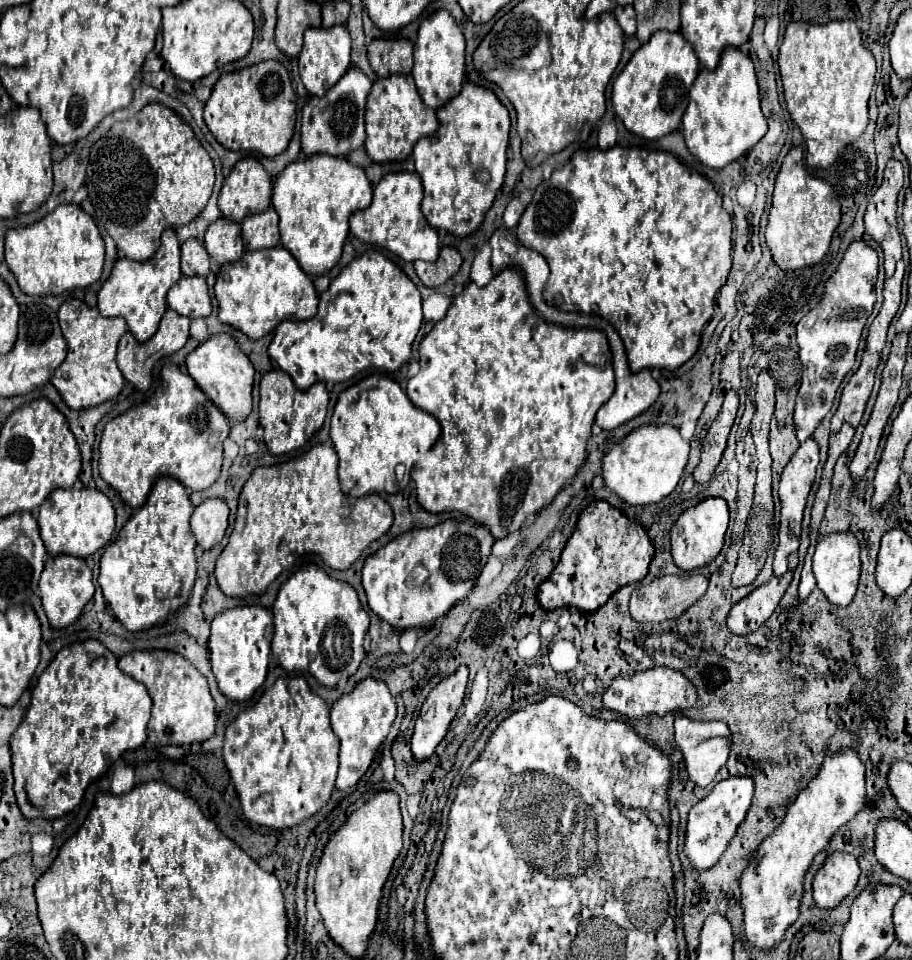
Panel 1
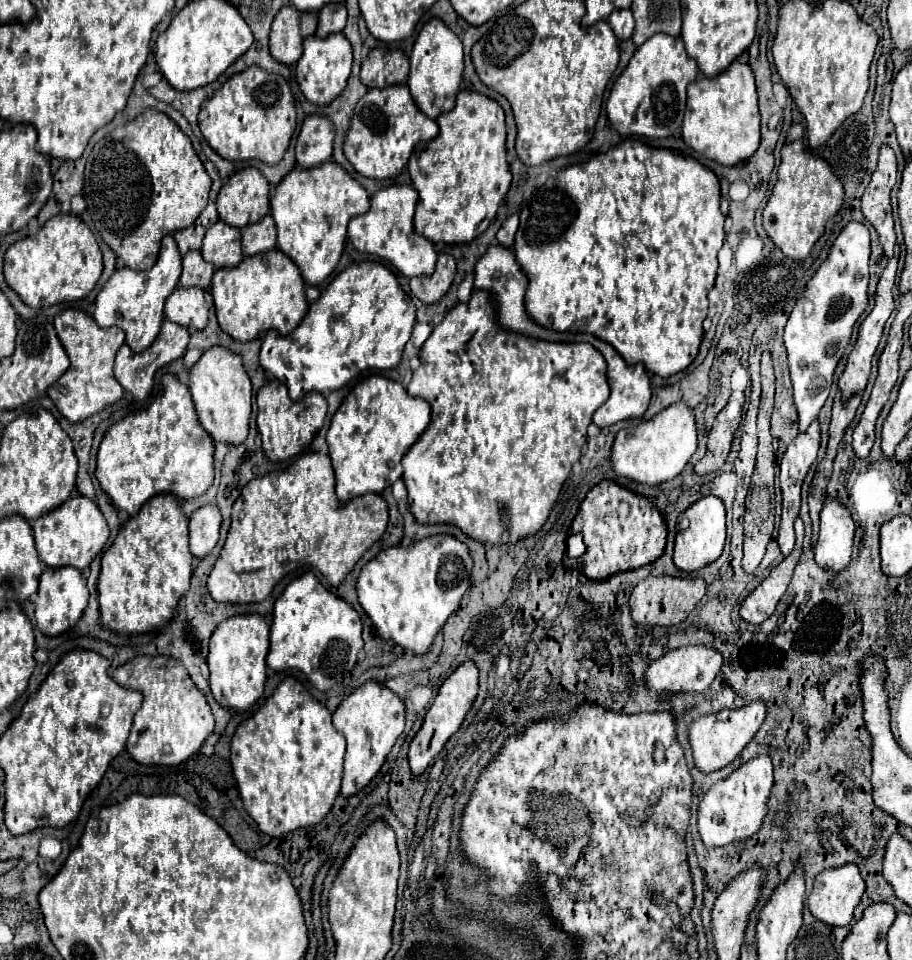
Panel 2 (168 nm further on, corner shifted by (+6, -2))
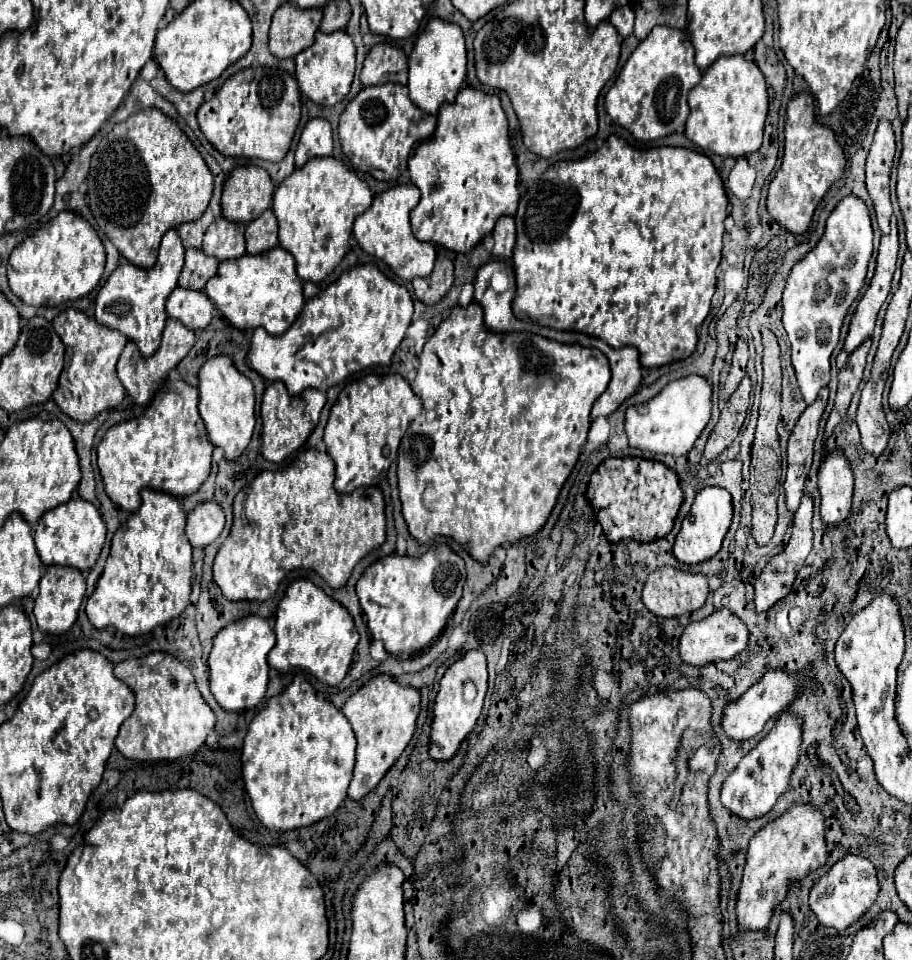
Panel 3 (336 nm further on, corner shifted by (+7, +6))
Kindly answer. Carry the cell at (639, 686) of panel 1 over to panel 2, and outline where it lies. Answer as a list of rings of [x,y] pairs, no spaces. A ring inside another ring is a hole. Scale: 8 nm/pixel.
[[[704,644],[682,646],[666,652],[648,666],[646,686],[654,692],[704,692],[720,672],[722,662],[724,656],[714,646],[704,646]]]

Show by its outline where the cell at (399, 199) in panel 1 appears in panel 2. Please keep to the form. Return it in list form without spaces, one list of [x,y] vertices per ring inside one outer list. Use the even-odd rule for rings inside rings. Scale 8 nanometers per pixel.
[[[388,186],[376,192],[370,200],[370,210],[350,220],[348,240],[356,250],[380,256],[400,270],[402,276],[414,278],[432,274],[436,266],[436,250],[430,240],[416,234],[412,220],[414,208],[418,204],[418,192],[412,186]]]

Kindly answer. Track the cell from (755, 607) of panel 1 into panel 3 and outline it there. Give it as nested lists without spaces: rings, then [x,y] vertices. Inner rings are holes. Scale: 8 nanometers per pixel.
[[[803,496],[797,516],[793,520],[793,532],[791,532],[791,538],[789,538],[785,550],[781,554],[777,554],[775,558],[771,558],[769,564],[759,574],[759,578],[755,580],[755,612],[759,612],[759,614],[767,612],[769,608],[773,608],[781,598],[785,598],[791,592],[791,584],[793,584],[797,572],[801,570],[807,554],[811,552],[811,544],[813,544],[811,518],[813,518],[813,500],[809,496]]]

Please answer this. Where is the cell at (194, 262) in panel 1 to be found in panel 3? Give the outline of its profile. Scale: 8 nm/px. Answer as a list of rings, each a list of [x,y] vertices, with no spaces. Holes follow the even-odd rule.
[[[189,248],[185,252],[185,266],[179,276],[179,286],[181,288],[193,288],[193,290],[203,290],[207,280],[215,276],[217,272],[217,258],[205,256],[203,250],[199,248]]]

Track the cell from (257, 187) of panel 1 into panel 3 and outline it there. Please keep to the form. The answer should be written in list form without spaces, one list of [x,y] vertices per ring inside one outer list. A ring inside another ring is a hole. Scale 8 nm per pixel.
[[[259,166],[235,168],[225,184],[221,196],[223,216],[233,222],[251,222],[271,206],[275,184]]]

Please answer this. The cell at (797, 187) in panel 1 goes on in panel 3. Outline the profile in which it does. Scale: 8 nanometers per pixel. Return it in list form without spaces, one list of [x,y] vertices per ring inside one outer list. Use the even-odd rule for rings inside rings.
[[[809,94],[793,96],[787,106],[787,122],[785,122],[785,148],[783,162],[779,172],[769,184],[767,210],[771,218],[787,232],[799,236],[805,234],[815,208],[827,194],[827,190],[841,180],[845,174],[845,156],[841,146],[837,144],[833,132],[829,128],[817,124],[815,120],[815,104]]]

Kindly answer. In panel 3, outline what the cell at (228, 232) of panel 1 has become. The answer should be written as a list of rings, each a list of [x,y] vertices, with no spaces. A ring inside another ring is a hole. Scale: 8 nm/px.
[[[217,218],[205,232],[201,250],[207,256],[215,256],[217,260],[231,260],[245,254],[245,224],[231,222],[227,218]]]

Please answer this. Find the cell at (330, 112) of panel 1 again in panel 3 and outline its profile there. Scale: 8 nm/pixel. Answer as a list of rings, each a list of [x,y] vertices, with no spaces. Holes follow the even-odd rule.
[[[311,118],[301,132],[295,150],[295,166],[301,168],[309,158],[331,156],[331,152],[333,152],[331,124],[325,118]]]

